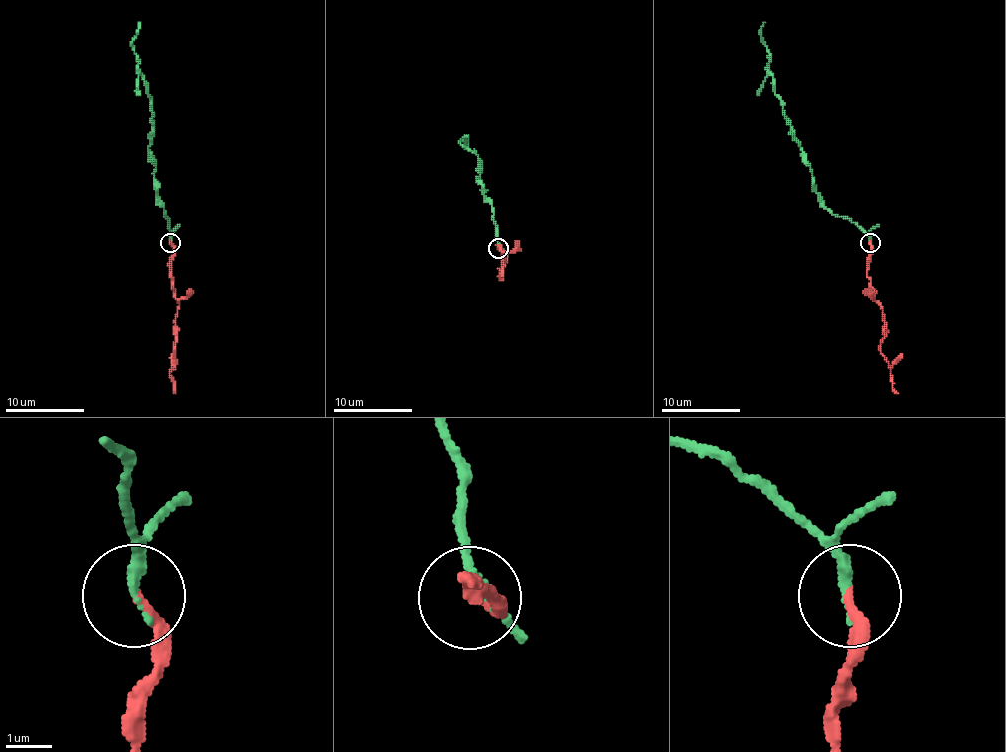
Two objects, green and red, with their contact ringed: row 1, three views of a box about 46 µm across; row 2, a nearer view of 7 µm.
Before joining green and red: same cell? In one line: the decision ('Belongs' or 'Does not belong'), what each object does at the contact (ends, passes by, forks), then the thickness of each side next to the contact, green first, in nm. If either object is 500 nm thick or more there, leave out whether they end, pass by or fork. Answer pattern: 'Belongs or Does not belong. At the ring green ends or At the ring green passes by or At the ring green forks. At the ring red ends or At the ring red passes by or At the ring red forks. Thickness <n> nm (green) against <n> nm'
Belongs. At the ring green ends. At the ring red ends. Thickness 260 nm (green) against 220 nm

